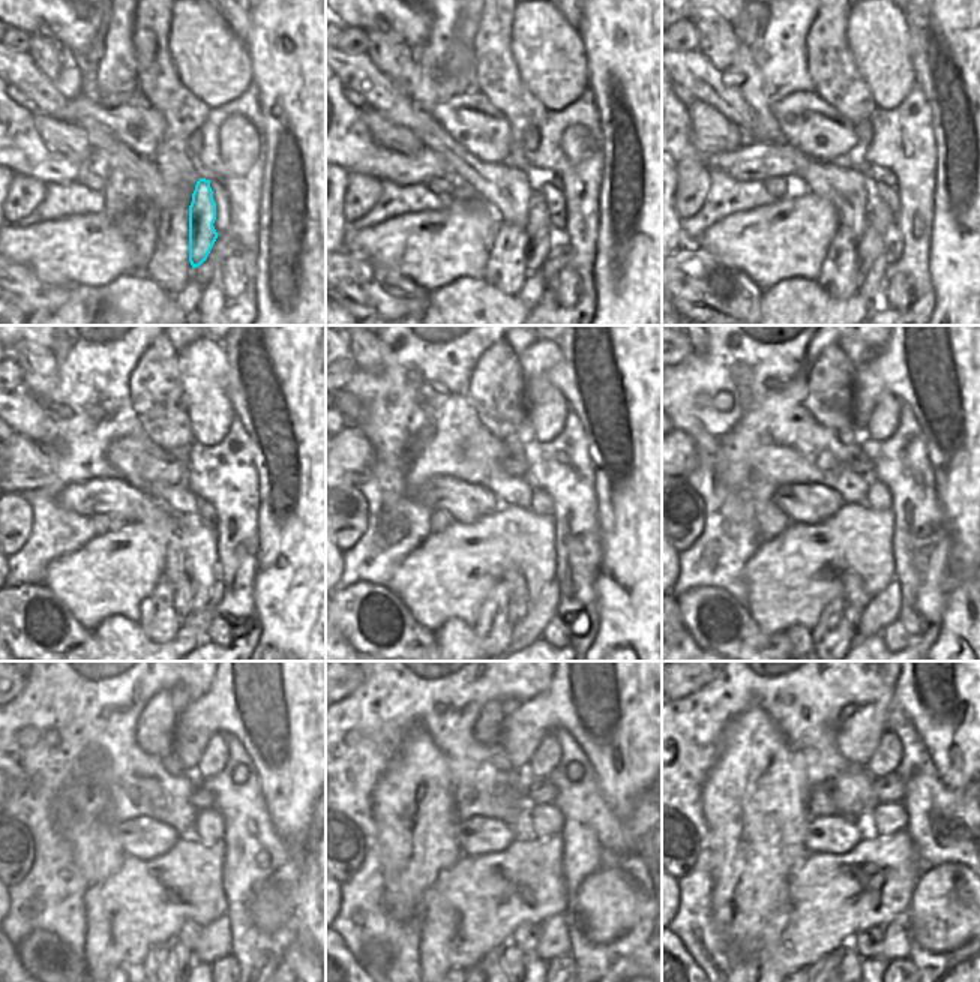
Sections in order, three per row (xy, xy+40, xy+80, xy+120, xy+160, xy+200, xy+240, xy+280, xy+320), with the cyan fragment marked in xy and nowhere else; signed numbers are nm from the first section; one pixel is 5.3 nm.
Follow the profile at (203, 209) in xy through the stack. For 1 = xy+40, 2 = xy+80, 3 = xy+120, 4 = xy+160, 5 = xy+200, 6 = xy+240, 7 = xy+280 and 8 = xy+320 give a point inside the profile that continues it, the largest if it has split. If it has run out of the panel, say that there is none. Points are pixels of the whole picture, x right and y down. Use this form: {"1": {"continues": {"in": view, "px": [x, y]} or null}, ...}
{"1": {"continues": {"in": "xy+40", "px": [539, 239]}}, "2": {"continues": {"in": "xy+80", "px": [869, 246]}}, "3": {"continues": {"in": "xy+120", "px": [183, 594]}}, "4": {"continues": {"in": "xy+160", "px": [517, 607]}}, "5": {"continues": {"in": "xy+200", "px": [853, 613]}}, "6": {"continues": {"in": "xy+240", "px": [179, 957]}}, "7": {"continues": {"in": "xy+280", "px": [512, 960]}}, "8": {"continues": {"in": "xy+320", "px": [850, 966]}}}

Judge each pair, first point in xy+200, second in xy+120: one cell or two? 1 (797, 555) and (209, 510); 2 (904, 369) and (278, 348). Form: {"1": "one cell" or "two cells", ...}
{"1": "two cells", "2": "one cell"}

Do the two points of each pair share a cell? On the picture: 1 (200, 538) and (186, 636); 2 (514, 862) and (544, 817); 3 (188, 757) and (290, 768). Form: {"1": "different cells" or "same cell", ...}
{"1": "different cells", "2": "different cells", "3": "same cell"}

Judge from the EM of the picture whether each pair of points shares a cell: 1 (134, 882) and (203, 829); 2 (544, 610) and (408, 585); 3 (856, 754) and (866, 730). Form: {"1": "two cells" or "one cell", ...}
{"1": "two cells", "2": "two cells", "3": "one cell"}

